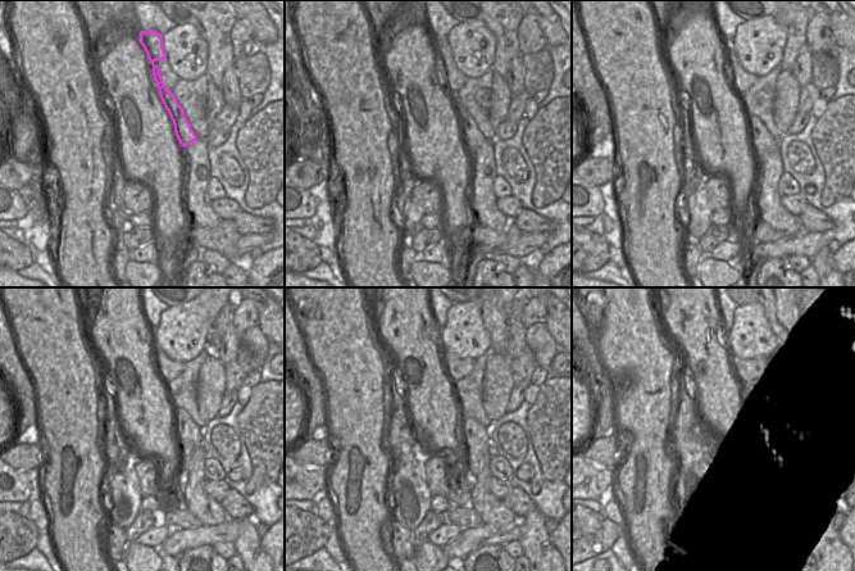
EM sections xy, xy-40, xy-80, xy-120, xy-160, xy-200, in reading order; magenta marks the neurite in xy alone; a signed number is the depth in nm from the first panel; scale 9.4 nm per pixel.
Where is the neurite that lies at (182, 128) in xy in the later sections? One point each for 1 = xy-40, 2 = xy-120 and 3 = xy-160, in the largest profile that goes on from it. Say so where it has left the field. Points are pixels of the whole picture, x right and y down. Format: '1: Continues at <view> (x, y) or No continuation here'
1: Continues at xy-40 (472, 136)
2: Continues at xy-120 (187, 431)
3: Continues at xy-160 (474, 436)

